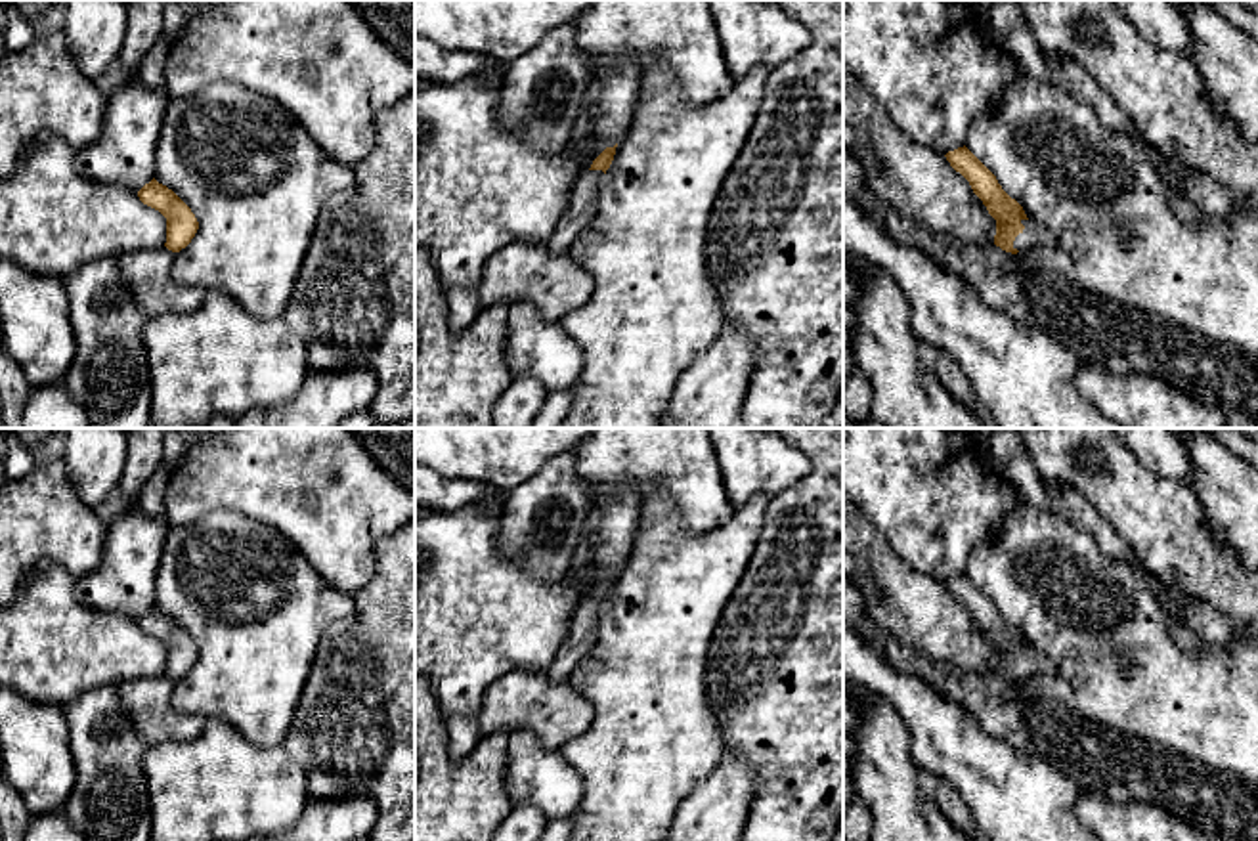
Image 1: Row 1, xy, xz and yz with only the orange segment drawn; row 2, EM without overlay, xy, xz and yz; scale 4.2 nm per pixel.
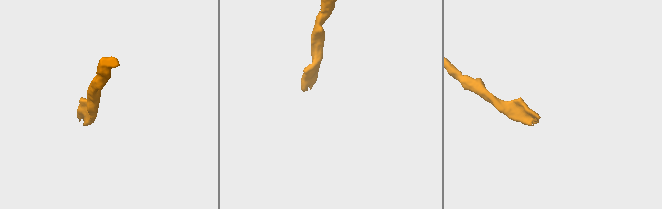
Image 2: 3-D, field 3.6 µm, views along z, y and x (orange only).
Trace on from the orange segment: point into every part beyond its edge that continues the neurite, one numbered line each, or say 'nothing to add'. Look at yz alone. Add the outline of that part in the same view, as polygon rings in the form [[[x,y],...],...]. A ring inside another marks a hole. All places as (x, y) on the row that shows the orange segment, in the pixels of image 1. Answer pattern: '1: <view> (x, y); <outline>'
1: yz (1033, 236); [[[1021,220],[1021,224],[1025,226],[1025,229],[1013,241],[1013,248],[1017,248],[1019,252],[1053,243],[1053,235],[1036,222]]]

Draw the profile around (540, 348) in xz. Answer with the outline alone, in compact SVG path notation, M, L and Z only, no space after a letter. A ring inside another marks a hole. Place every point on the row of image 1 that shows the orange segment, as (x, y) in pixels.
M522 300L509 310L507 363L514 378L533 377L547 392L558 392L575 384L583 369L583 350L560 321L547 321L535 304Z

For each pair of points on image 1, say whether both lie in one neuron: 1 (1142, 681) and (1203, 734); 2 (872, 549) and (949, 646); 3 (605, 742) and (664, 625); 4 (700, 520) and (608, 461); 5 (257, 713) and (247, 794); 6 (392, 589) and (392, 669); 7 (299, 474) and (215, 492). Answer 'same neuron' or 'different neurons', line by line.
1: same neuron
2: same neuron
3: same neuron
4: same neuron
5: different neurons
6: same neuron
7: same neuron

